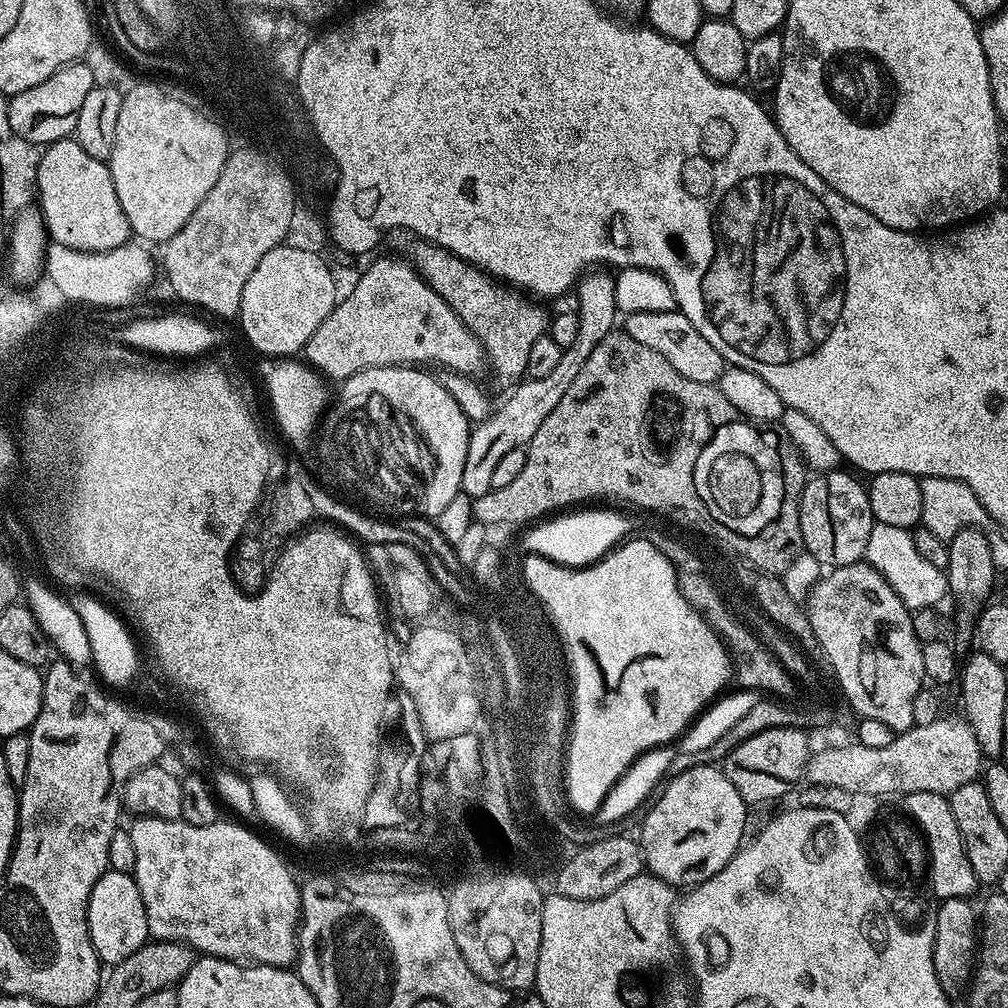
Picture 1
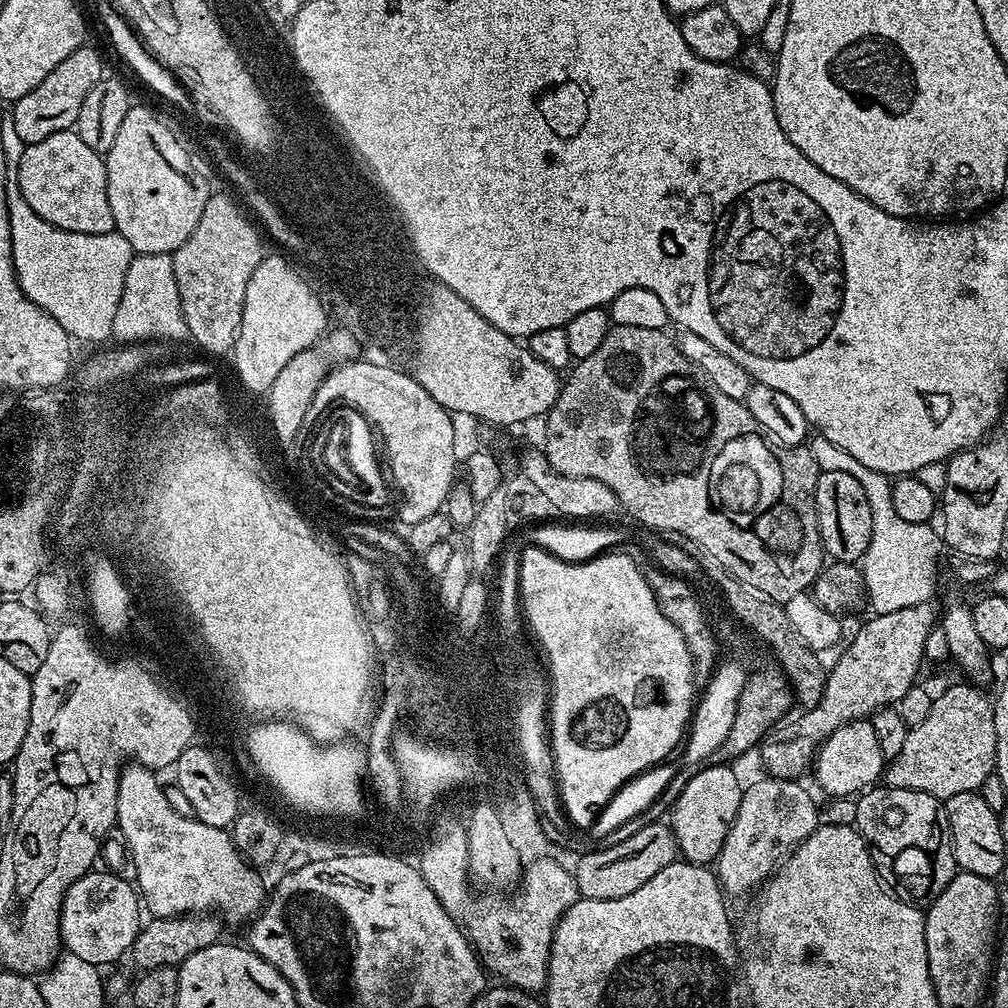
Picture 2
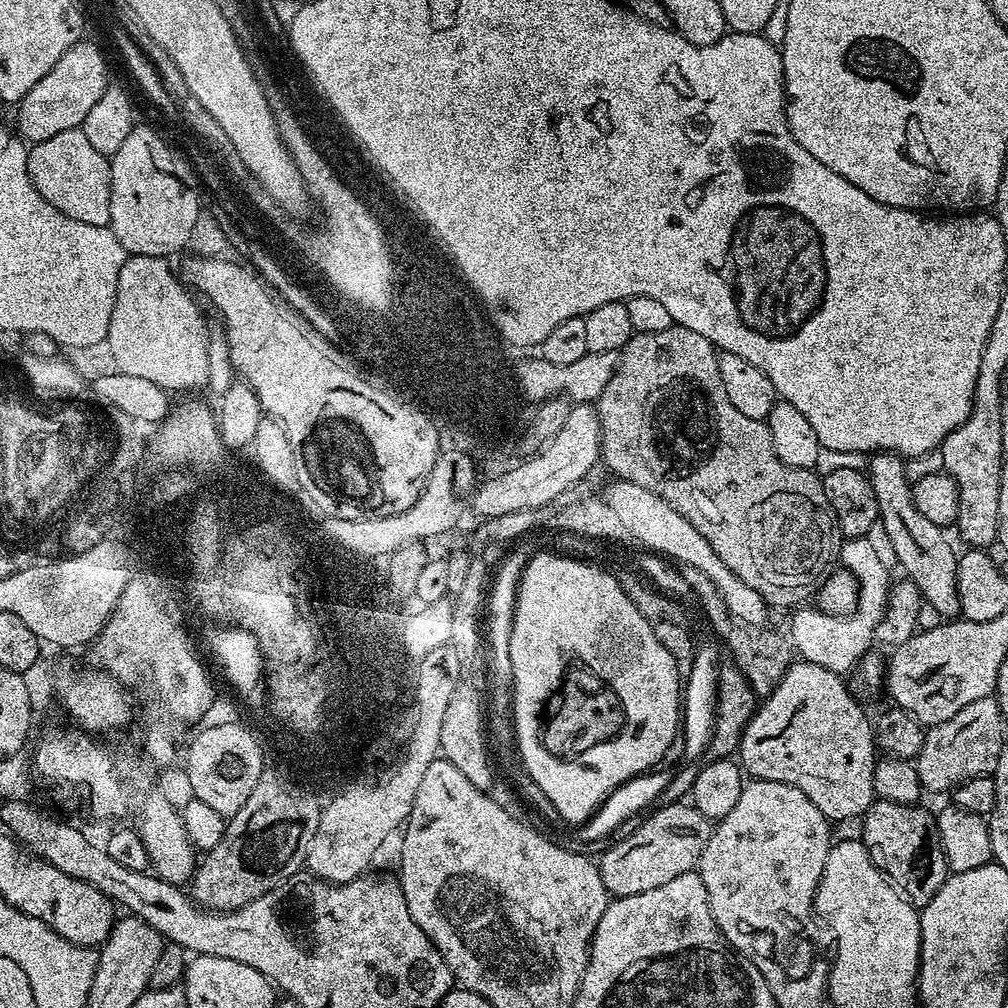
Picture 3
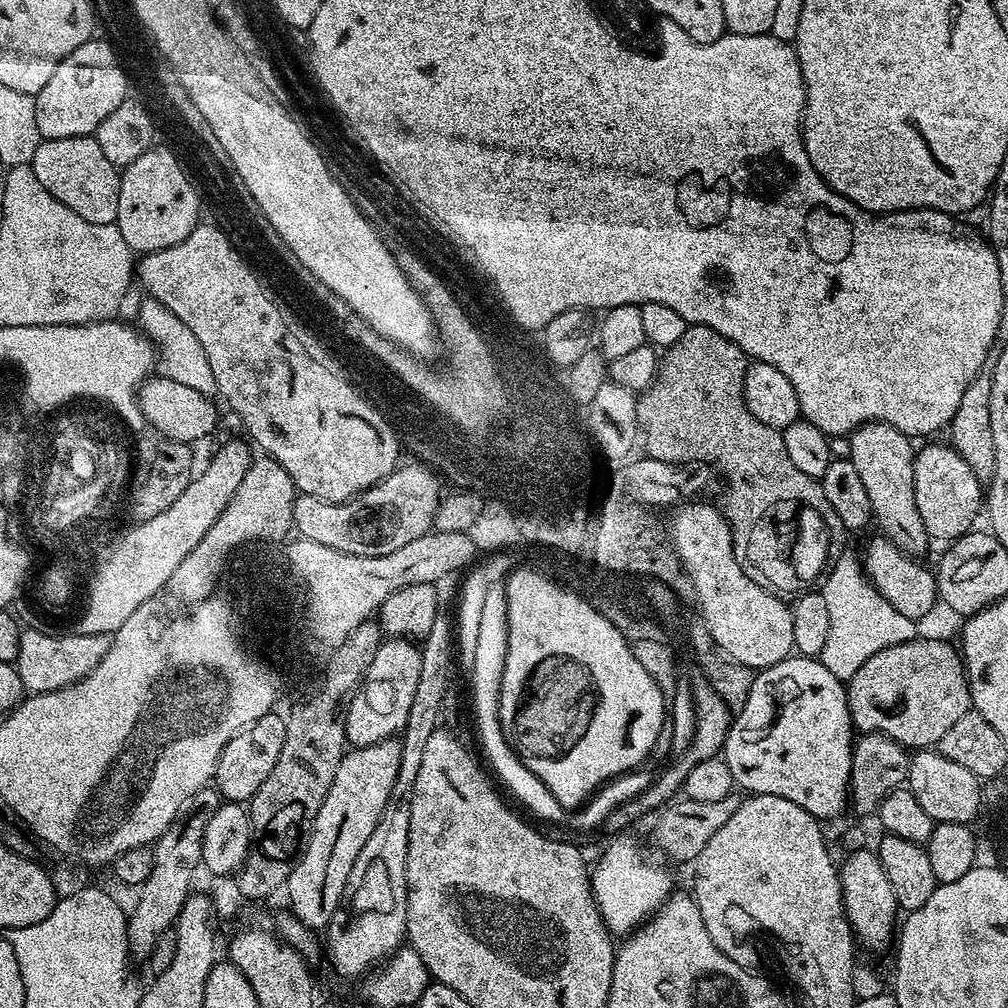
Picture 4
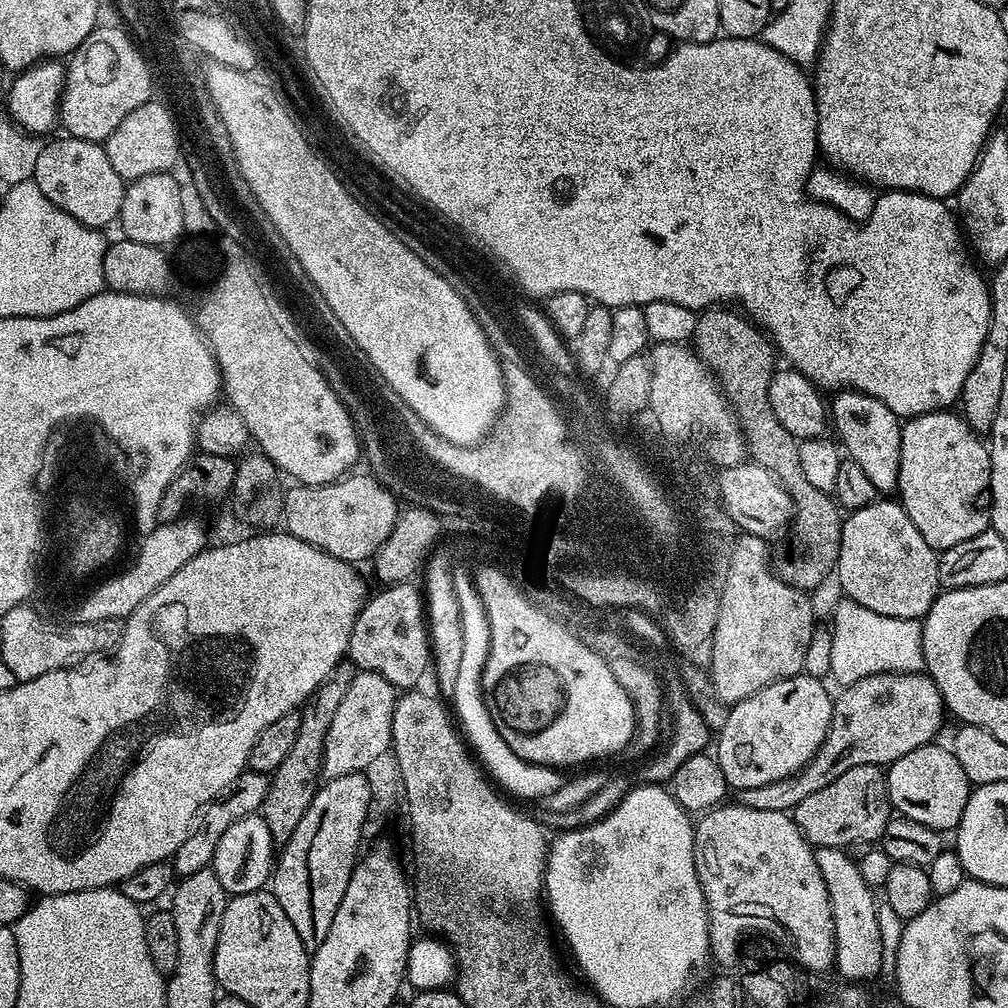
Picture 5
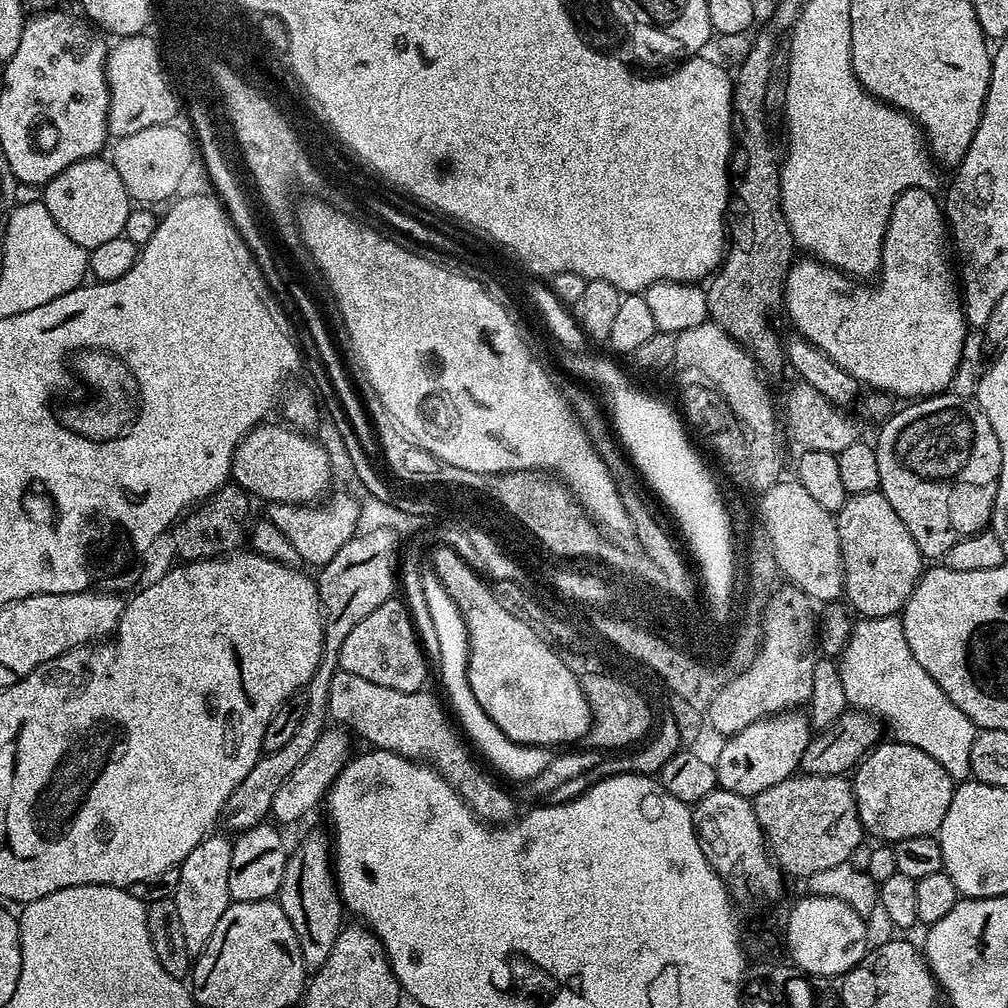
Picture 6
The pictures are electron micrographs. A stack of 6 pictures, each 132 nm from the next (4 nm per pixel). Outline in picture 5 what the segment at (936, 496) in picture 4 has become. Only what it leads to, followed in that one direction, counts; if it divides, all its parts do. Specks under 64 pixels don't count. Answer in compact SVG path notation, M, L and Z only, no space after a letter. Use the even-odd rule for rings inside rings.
M937 410L935 412L924 412L921 416L914 416L903 421L900 430L900 465L898 466L898 499L900 505L910 514L910 522L918 526L918 534L926 538L930 547L943 550L950 546L958 546L958 542L966 542L966 538L974 538L974 534L982 534L990 528L990 493L992 491L992 453L989 445L982 441L981 433L975 432L968 425L968 421L956 410Z

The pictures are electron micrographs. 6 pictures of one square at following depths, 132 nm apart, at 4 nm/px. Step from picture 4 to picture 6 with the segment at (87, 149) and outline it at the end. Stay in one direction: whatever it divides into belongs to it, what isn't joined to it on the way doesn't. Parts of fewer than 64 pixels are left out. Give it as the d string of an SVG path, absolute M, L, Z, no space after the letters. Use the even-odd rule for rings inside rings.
M103 155L91 156L66 166L62 174L58 174L49 184L43 185L42 191L42 203L46 206L46 210L50 210L50 218L58 222L58 230L62 230L62 234L66 234L70 242L78 242L78 246L89 250L110 242L110 238L123 236L126 218L134 207L126 186L122 186L122 178L118 178L118 170L114 170L111 159Z

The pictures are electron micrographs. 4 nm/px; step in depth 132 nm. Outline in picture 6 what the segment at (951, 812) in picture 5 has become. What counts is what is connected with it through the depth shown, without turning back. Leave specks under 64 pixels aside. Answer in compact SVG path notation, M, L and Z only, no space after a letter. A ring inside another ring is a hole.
M891 742L877 743L876 747L856 765L851 773L852 793L858 806L860 821L869 837L877 836L880 842L895 842L919 836L936 836L942 826L942 818L946 818L946 810L950 810L950 798L954 781L946 770L926 750L918 750L918 746Z

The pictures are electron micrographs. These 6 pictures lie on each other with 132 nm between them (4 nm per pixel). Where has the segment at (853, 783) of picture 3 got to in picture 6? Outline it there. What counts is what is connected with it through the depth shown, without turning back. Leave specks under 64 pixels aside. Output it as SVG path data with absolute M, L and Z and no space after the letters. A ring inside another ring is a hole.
M800 710L777 712L775 716L765 716L763 720L746 726L736 736L729 736L724 741L722 752L718 754L716 766L717 785L725 792L733 792L739 796L755 798L759 792L782 782L800 768L800 760L808 749L814 735L814 729L809 723L809 717Z

